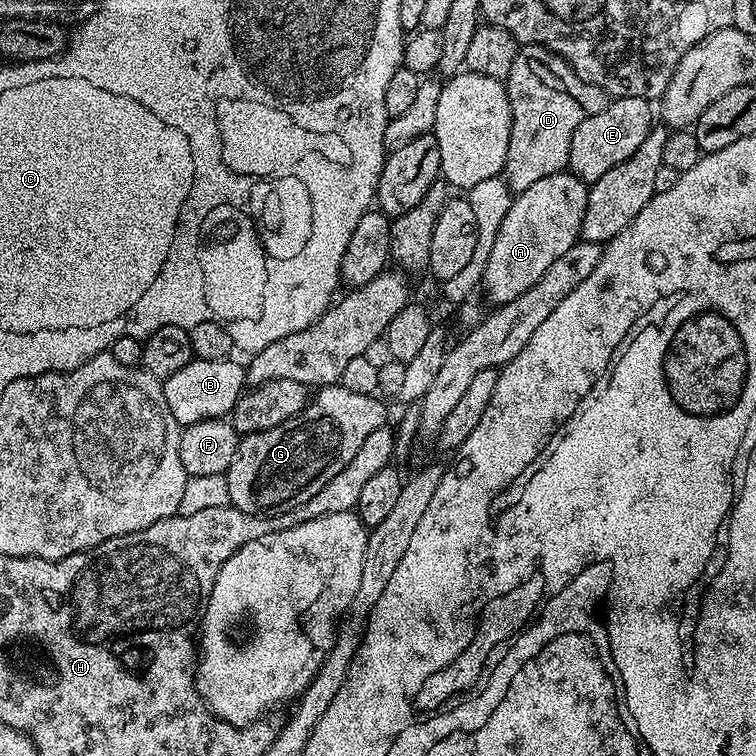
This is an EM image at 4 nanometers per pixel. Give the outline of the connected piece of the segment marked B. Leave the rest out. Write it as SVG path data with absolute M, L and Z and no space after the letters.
M193 358L189 364L182 366L178 374L170 374L167 380L163 381L164 393L166 394L166 406L170 406L170 414L181 426L187 426L194 422L203 420L219 420L227 417L232 407L238 402L238 398L246 388L246 368L243 363L239 364L236 358L227 360L198 360Z

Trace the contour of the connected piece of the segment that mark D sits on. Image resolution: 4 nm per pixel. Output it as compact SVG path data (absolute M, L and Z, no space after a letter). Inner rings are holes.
M536 44L517 47L514 66L510 66L510 74L506 78L506 87L512 111L512 129L502 179L513 193L518 193L526 190L526 186L534 186L534 182L568 168L570 142L574 138L574 130L578 130L578 126L582 126L586 118L606 110L610 97L596 84L583 81L557 53Z

